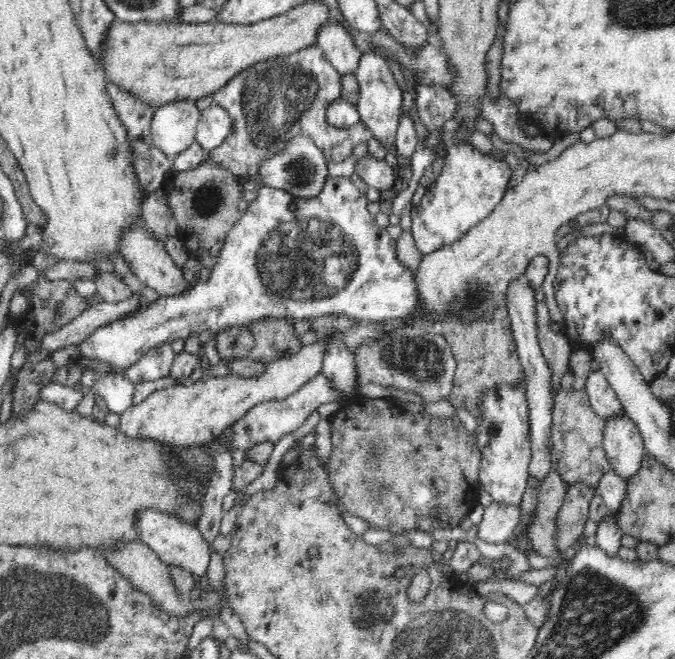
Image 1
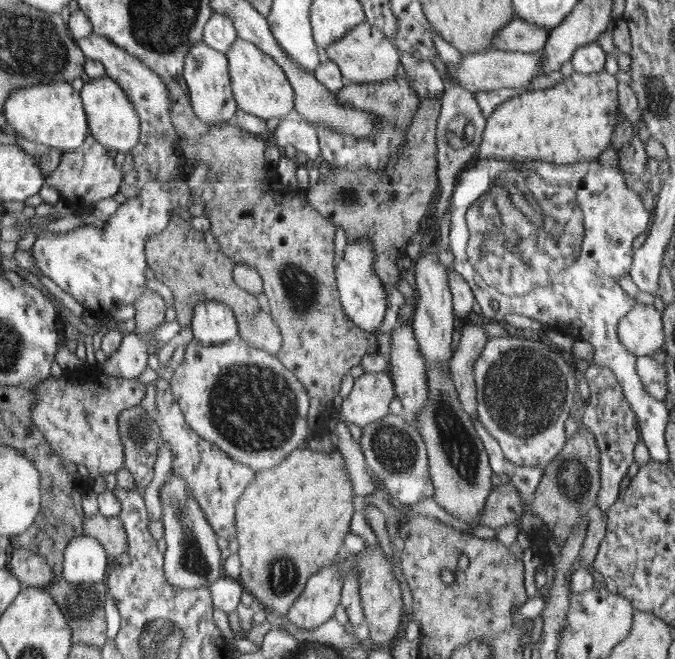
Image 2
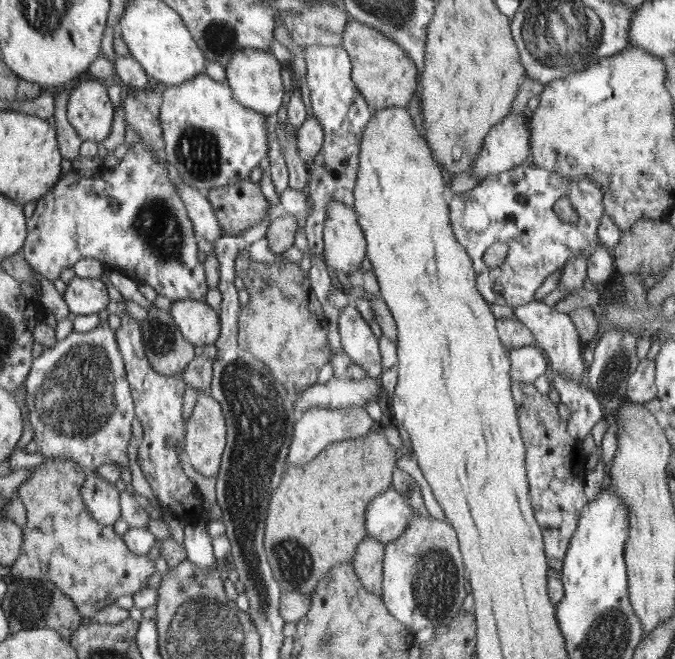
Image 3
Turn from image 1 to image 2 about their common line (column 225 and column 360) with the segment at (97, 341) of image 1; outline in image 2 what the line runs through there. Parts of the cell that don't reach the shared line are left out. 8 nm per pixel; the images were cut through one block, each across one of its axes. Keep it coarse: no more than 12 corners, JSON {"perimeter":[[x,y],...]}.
{"perimeter":[[371,241],[346,246],[338,268],[344,311],[373,334],[386,312]]}

